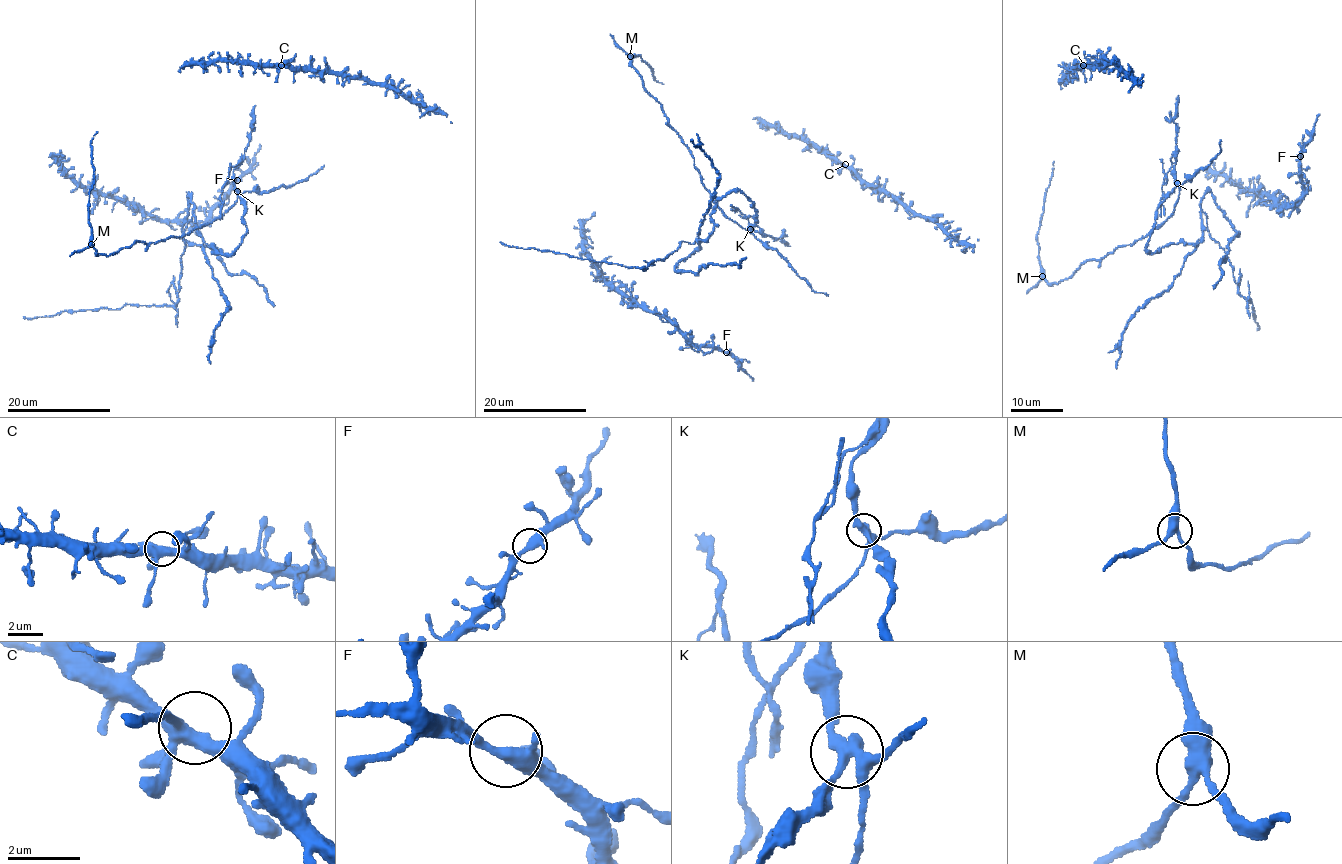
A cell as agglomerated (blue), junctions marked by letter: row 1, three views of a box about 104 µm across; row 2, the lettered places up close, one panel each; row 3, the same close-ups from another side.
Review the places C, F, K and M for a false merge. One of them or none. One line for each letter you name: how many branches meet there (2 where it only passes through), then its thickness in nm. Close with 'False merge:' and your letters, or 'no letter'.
K: branches 4; calibre 340 nm
False merge: K

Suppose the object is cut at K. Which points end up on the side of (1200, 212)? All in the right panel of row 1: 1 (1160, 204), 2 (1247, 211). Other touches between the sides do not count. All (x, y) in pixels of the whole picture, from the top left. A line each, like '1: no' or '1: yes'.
1: yes
2: no

